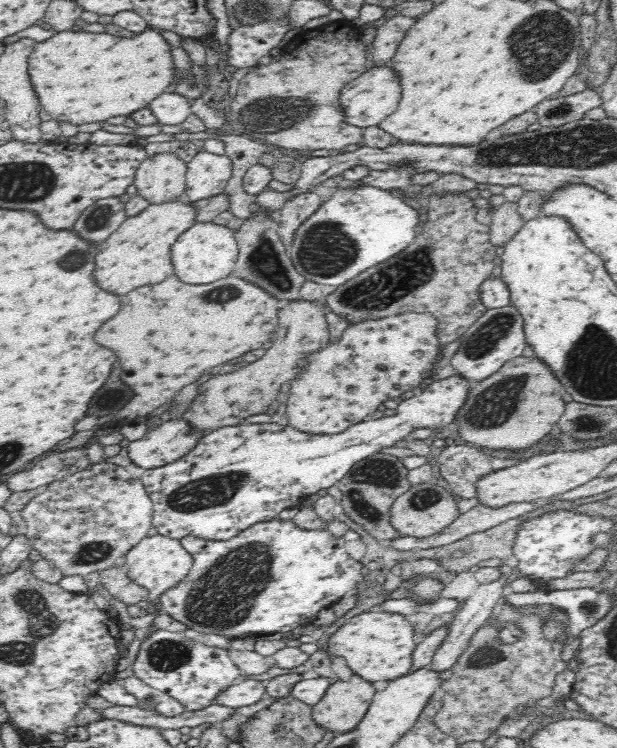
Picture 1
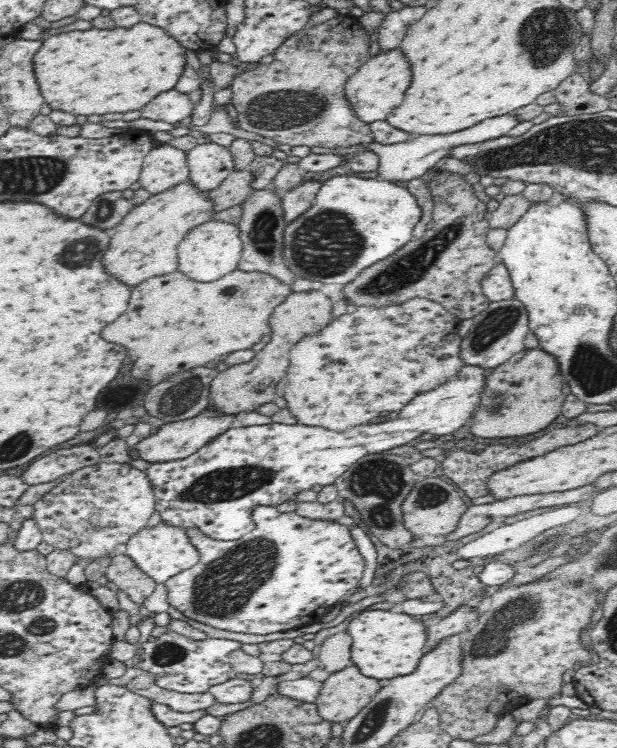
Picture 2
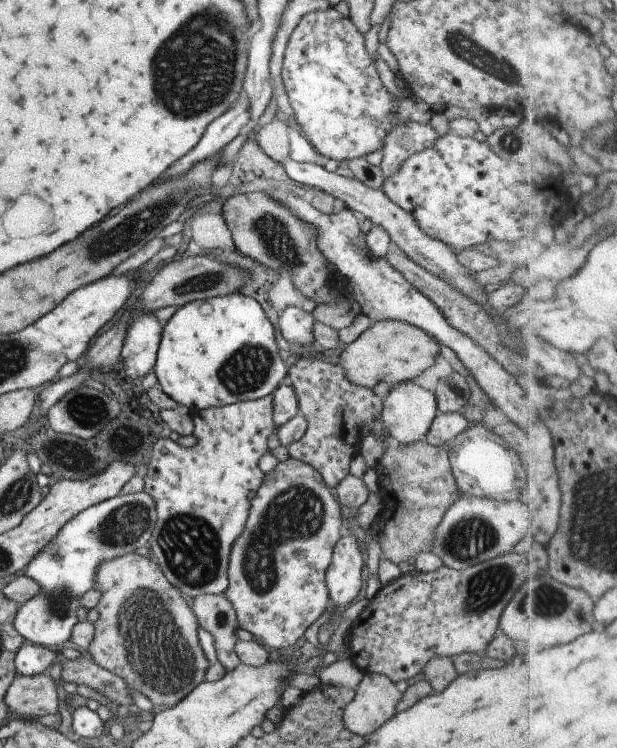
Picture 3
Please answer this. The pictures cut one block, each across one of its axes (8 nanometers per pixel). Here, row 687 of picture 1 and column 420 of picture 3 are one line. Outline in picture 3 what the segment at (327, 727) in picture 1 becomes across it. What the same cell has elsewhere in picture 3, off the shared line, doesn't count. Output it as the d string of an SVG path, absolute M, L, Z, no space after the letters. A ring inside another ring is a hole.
M383 319L373 321L353 342L344 345L335 361L341 366L347 382L353 386L373 388L377 382L386 382L391 386L434 366L434 357L439 356L439 345L431 334L421 328L401 320Z

